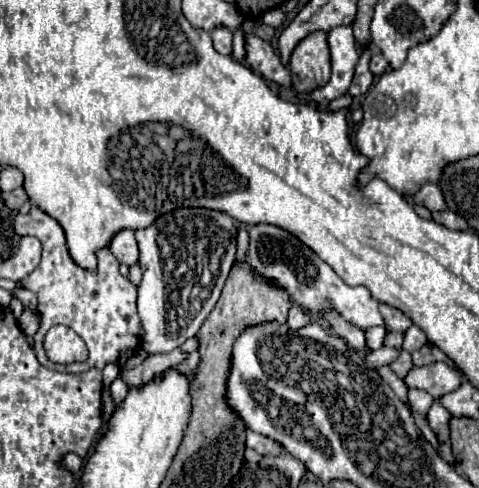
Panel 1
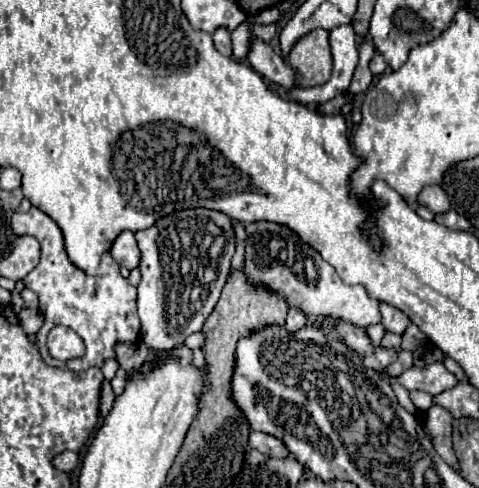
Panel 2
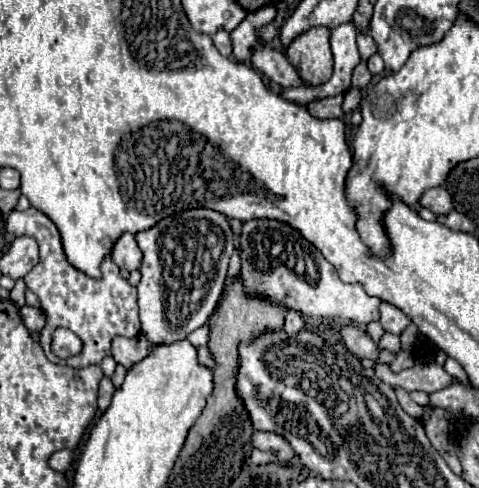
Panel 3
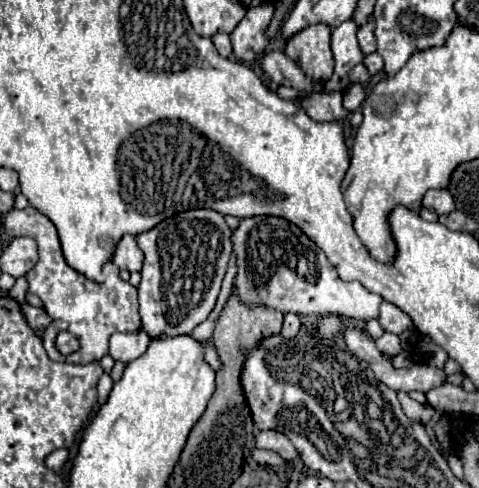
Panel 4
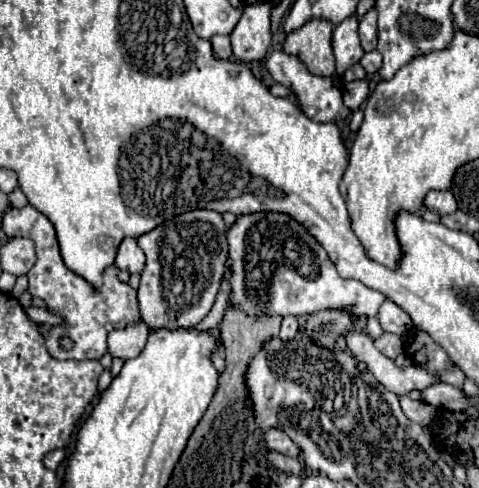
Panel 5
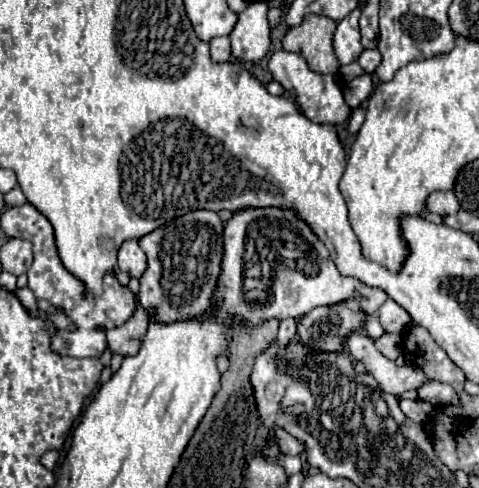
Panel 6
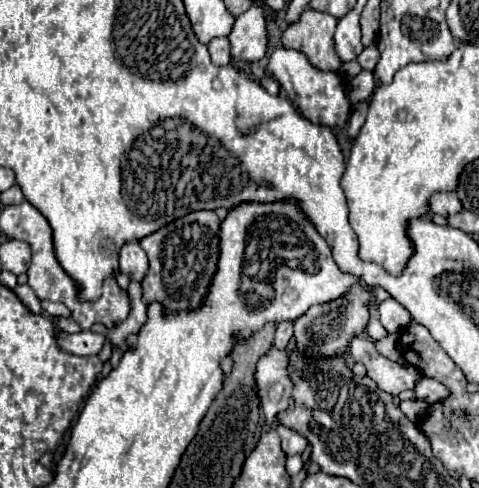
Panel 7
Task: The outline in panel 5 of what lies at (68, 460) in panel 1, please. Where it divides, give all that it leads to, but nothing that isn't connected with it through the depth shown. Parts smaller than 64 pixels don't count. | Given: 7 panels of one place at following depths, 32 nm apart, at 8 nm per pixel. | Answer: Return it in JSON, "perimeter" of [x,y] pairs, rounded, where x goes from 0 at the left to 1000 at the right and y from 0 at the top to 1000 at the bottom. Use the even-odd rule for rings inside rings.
{"perimeter":[[[109,922],[109,926],[100,926],[96,934],[92,934],[92,955],[96,959],[104,959],[104,963],[117,963],[121,955],[125,955],[125,947],[134,943],[134,922]]]}

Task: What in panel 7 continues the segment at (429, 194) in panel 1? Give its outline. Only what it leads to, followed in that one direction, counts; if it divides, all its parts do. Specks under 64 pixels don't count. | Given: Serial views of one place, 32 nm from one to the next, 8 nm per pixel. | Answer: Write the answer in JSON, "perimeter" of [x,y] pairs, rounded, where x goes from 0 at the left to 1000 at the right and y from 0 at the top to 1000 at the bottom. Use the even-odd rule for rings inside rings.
{"perimeter":[[[914,393],[898,406],[898,434],[923,443],[948,443],[965,430],[965,414],[952,393]]]}

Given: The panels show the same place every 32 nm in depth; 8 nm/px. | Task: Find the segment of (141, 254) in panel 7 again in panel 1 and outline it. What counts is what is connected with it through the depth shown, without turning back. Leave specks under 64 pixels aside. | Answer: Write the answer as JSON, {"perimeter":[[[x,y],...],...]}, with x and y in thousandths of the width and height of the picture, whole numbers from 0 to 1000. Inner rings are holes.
{"perimeter":[[[251,471],[230,500],[230,516],[242,525],[242,533],[251,541],[280,545],[288,537],[288,500],[284,500],[280,475],[276,471]]]}

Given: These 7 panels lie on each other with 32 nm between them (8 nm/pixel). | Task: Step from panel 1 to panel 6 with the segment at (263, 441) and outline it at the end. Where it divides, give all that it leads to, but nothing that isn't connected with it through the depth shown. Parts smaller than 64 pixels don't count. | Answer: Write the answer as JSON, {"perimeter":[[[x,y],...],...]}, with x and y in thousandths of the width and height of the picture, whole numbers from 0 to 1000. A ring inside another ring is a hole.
{"perimeter":[[[572,877],[568,889],[580,898],[580,910],[585,910],[585,926],[589,930],[601,930],[601,934],[618,934],[618,930],[630,930],[635,926],[635,906],[614,898],[610,889],[601,889],[593,877]]]}

